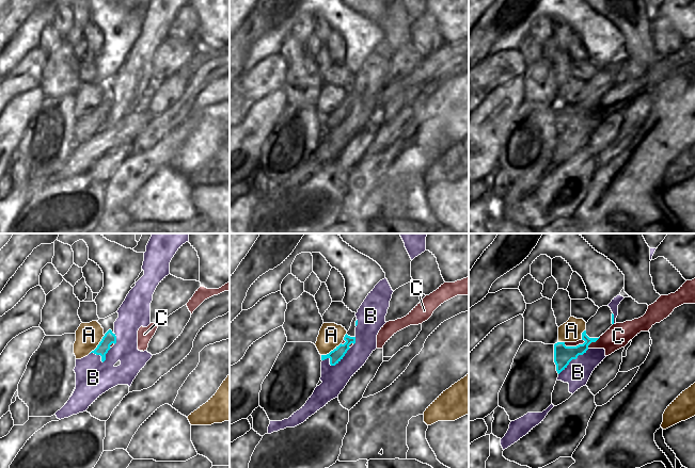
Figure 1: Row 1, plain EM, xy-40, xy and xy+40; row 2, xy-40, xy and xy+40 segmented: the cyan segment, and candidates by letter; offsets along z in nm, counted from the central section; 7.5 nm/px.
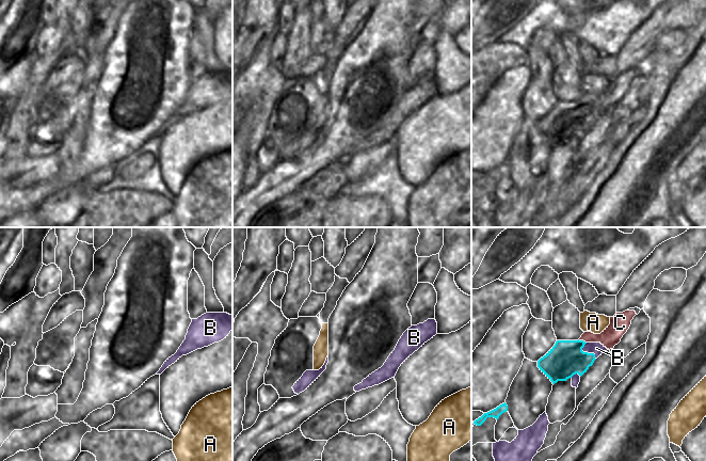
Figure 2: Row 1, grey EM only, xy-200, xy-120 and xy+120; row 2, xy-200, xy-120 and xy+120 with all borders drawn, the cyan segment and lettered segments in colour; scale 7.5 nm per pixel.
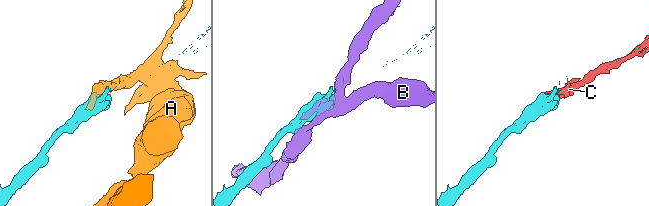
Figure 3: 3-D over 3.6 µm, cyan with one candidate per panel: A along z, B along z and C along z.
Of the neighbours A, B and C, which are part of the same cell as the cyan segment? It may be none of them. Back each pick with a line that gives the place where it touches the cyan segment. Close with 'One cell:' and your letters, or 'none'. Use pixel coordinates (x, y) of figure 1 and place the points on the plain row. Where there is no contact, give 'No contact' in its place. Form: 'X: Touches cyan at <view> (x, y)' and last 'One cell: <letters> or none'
One cell: none

